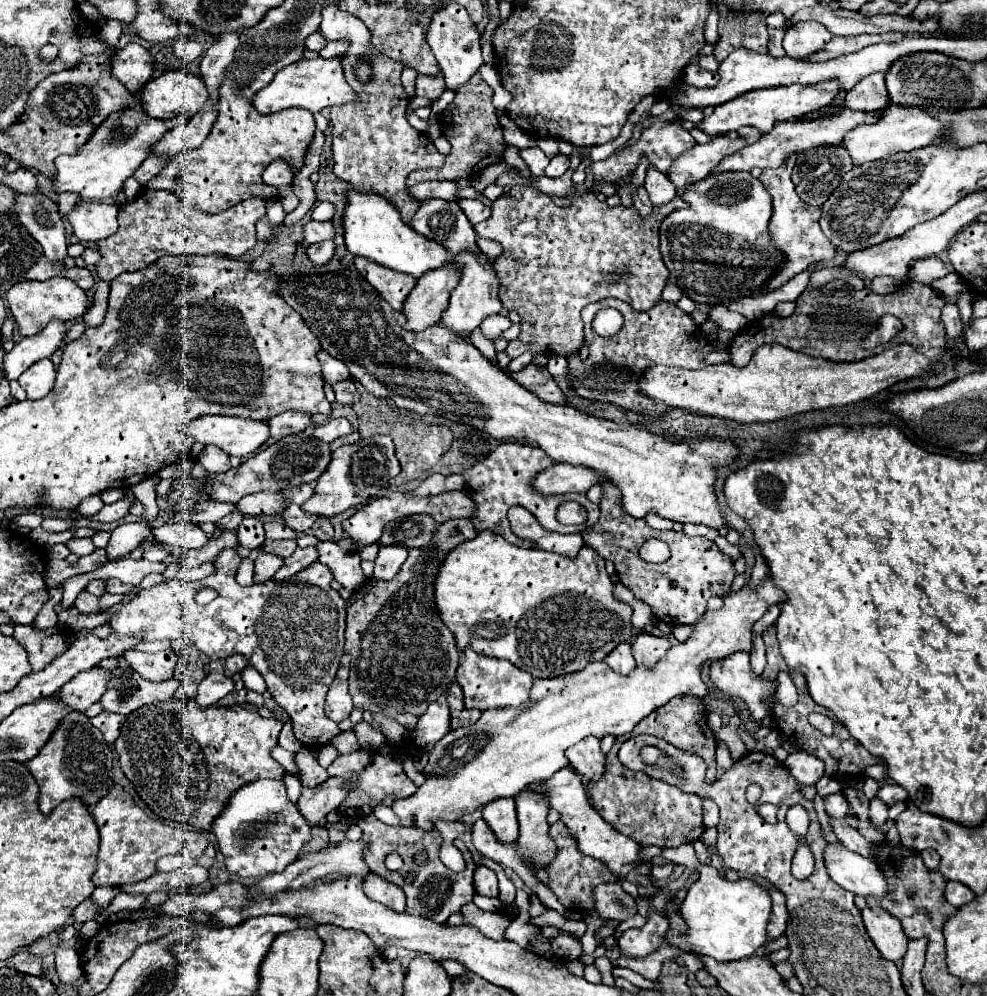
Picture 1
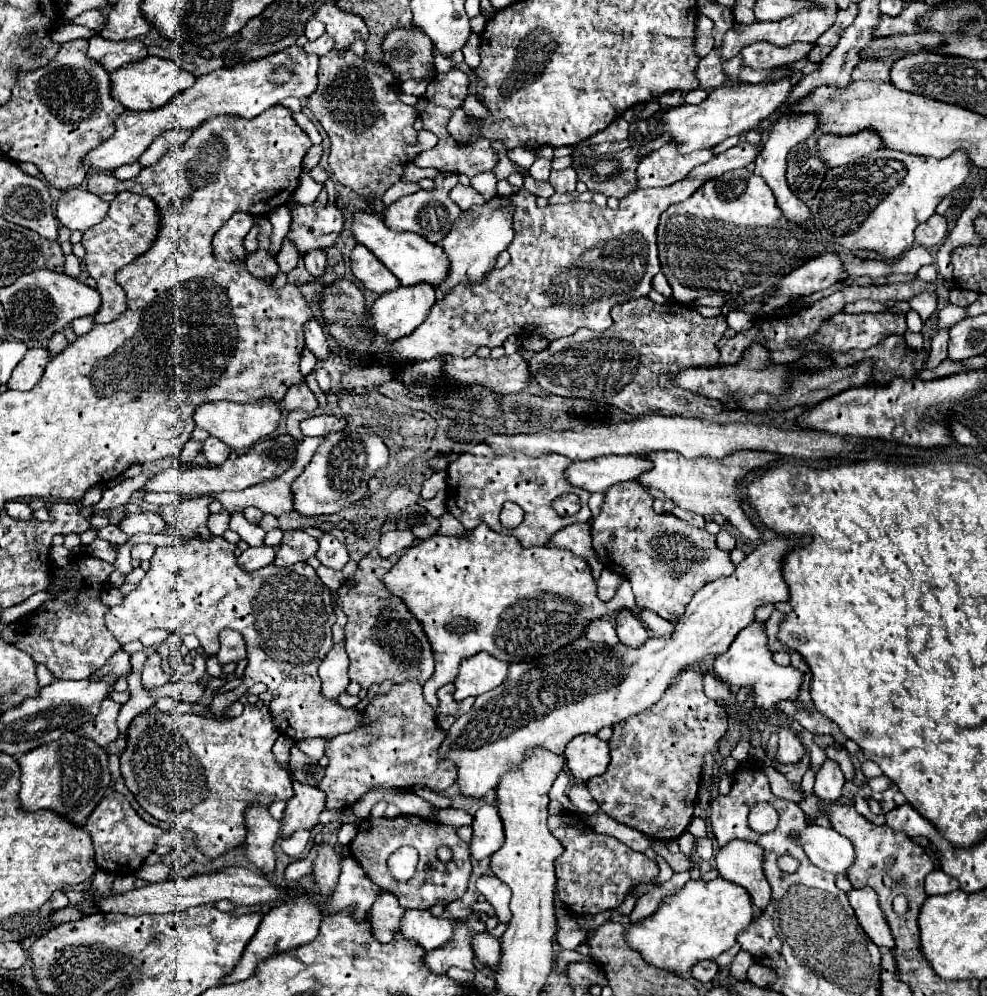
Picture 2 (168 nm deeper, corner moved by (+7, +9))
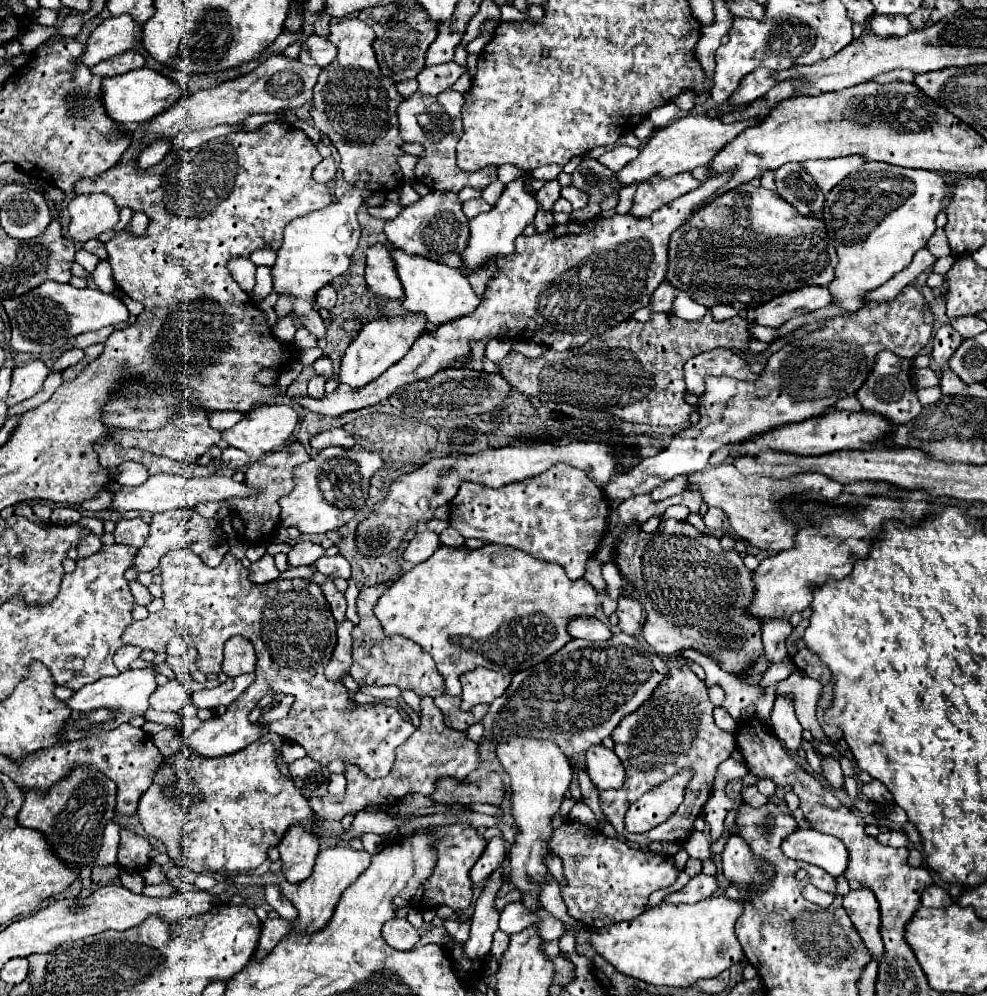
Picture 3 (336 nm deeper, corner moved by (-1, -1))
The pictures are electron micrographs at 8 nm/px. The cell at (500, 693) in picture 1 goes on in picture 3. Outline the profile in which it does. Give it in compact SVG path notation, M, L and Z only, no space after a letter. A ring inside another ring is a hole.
M474 669L470 673L464 673L460 677L462 683L462 711L470 711L478 703L492 703L496 697L500 697L506 687L510 685L510 679L504 675L490 671L490 669Z

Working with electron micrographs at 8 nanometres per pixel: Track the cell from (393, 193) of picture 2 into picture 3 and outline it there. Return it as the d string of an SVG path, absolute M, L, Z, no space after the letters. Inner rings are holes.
M382 201L378 207L368 207L368 213L372 217L378 217L378 219L394 219L398 213L402 211L402 207L398 203L392 203L392 201Z

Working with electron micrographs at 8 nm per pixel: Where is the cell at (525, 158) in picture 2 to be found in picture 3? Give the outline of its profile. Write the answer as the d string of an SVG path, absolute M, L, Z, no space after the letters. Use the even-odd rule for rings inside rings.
M502 165L502 167L498 167L498 179L504 183L504 185L508 185L510 181L514 181L514 179L518 179L518 177L522 177L524 173L522 171L518 171L518 167L514 167L514 165Z

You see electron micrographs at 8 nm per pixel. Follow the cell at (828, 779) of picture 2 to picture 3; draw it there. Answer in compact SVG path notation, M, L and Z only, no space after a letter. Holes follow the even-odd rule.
M822 757L822 769L824 769L824 777L828 779L828 783L834 789L842 789L844 785L844 775L840 769L840 761L834 757Z

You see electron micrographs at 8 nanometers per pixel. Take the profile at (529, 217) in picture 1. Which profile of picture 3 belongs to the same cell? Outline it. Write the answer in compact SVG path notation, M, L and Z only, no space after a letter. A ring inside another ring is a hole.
M730 173L706 179L696 191L666 203L648 219L614 215L610 219L594 219L586 223L586 227L580 225L578 231L568 223L548 233L518 237L514 253L498 257L498 273L488 281L486 299L478 305L474 315L446 323L430 331L430 335L420 335L404 359L394 363L380 379L362 387L362 391L350 391L350 387L338 385L334 395L324 395L320 399L304 395L296 397L296 403L312 413L328 417L376 405L388 399L398 387L414 379L426 379L446 369L448 361L468 355L472 339L524 339L554 351L582 347L590 337L630 319L634 311L648 305L652 293L666 277L670 235L692 215L696 205L708 199L728 179Z

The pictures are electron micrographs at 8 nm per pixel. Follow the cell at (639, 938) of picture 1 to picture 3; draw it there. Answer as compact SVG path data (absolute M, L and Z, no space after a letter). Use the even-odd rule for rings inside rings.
M700 873L700 875L692 877L690 883L682 891L668 895L666 901L668 903L698 903L702 899L712 897L716 893L716 889L718 889L716 877L708 877L708 875Z

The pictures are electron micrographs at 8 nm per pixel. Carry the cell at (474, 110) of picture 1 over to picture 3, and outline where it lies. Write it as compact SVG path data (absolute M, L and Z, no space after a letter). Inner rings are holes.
M446 89L438 95L426 95L422 91L416 91L408 99L404 99L402 105L398 105L396 113L398 113L400 137L408 143L420 143L424 147L422 155L418 155L414 175L418 181L428 185L430 189L460 193L462 187L474 187L474 189L482 191L494 179L498 179L496 167L486 167L486 169L474 171L474 173L466 173L456 167L456 143L458 143L460 131L462 131L462 119L460 119L462 103L464 103L462 93L458 93L454 89Z

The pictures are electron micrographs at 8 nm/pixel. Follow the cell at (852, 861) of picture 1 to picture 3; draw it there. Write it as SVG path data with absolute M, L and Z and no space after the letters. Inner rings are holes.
M796 829L792 835L784 837L782 853L790 859L816 865L832 877L840 877L848 863L848 851L844 843L814 829Z

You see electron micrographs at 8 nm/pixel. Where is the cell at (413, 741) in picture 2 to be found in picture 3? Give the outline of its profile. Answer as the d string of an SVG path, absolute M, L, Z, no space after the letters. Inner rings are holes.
M422 699L422 719L416 731L402 743L396 751L396 761L388 777L384 779L370 779L362 777L362 773L354 765L346 765L346 793L344 795L326 795L320 799L310 799L314 813L324 821L340 821L348 813L358 813L368 805L394 805L408 793L432 795L434 783L444 777L456 777L464 781L468 773L478 769L480 765L480 751L478 743L466 737L466 733L458 733L446 727L442 711L432 703L432 699Z

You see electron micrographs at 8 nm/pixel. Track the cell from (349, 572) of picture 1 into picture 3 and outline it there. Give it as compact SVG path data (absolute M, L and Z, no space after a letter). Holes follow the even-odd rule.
M324 555L314 563L314 569L332 579L336 579L336 577L348 579L350 577L350 563L342 555L334 555L334 557Z

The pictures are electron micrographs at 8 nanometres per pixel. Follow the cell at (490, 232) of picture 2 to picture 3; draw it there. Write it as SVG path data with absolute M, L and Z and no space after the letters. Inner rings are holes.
M520 177L506 185L504 193L488 213L480 213L470 221L470 243L462 253L464 263L470 269L482 267L486 261L498 255L510 255L514 251L514 239L534 221L538 203L530 191L526 191L526 181Z

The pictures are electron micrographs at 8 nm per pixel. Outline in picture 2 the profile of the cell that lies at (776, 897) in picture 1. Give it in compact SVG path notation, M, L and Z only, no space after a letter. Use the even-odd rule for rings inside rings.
M730 841L726 847L720 847L718 855L716 855L716 867L718 873L738 885L744 885L744 889L750 893L752 903L758 911L764 911L770 903L770 885L764 877L762 871L762 849L758 849L758 845L754 843L746 843L746 841Z

